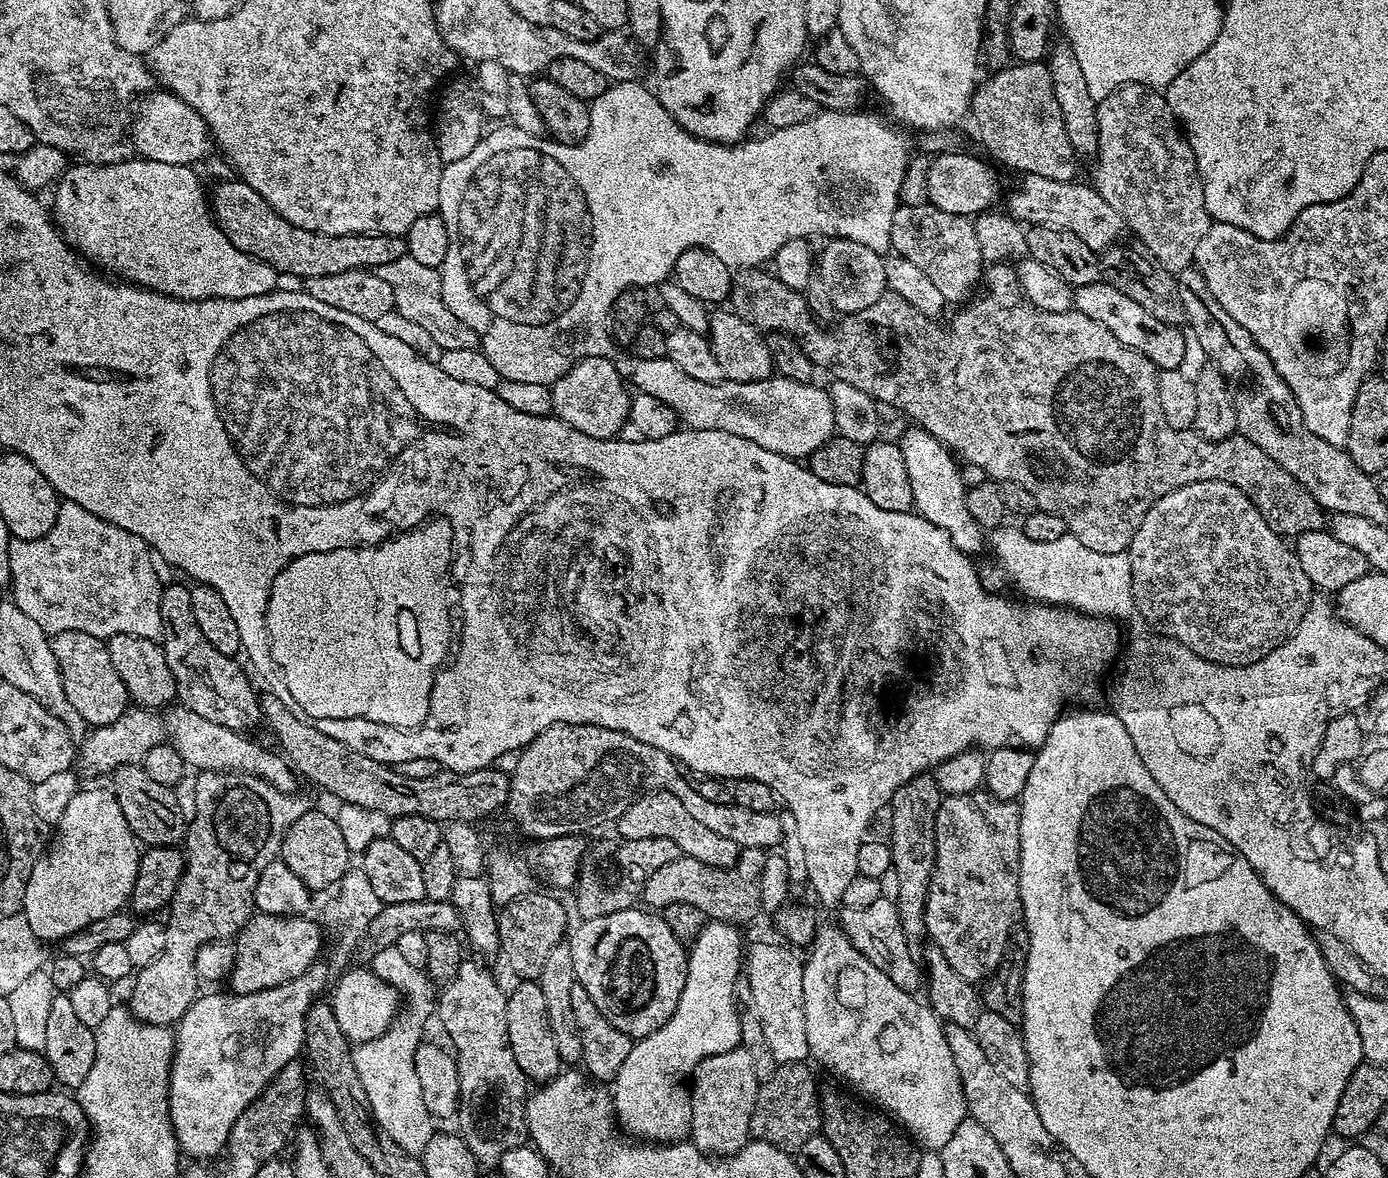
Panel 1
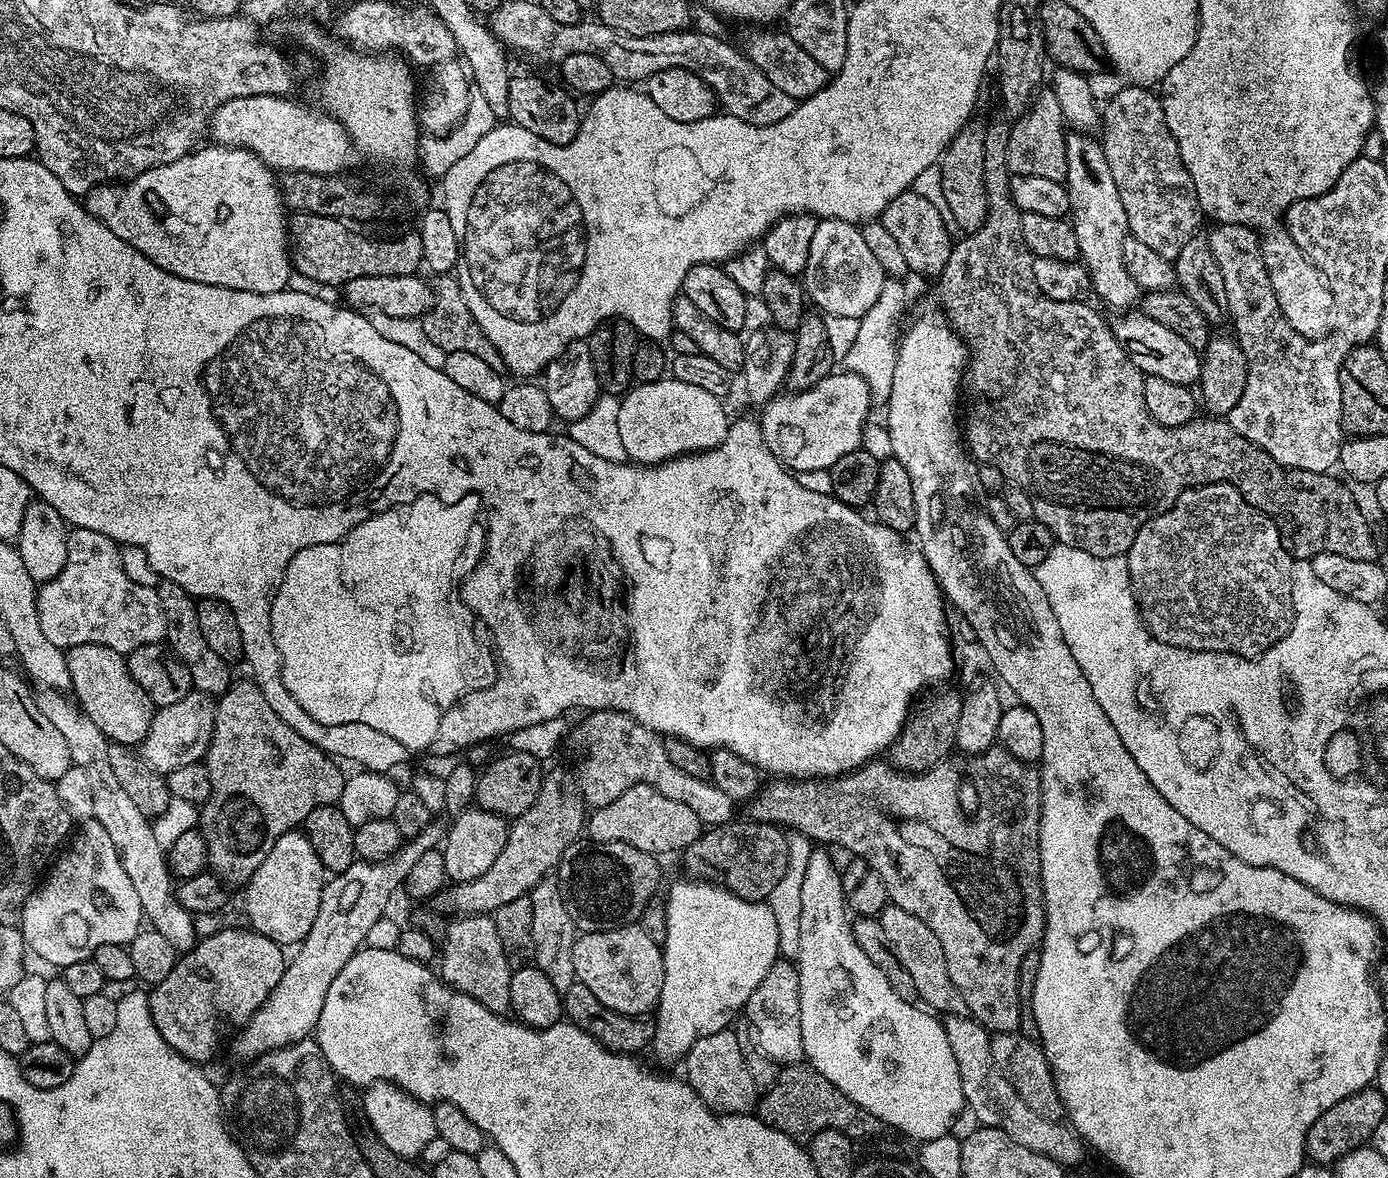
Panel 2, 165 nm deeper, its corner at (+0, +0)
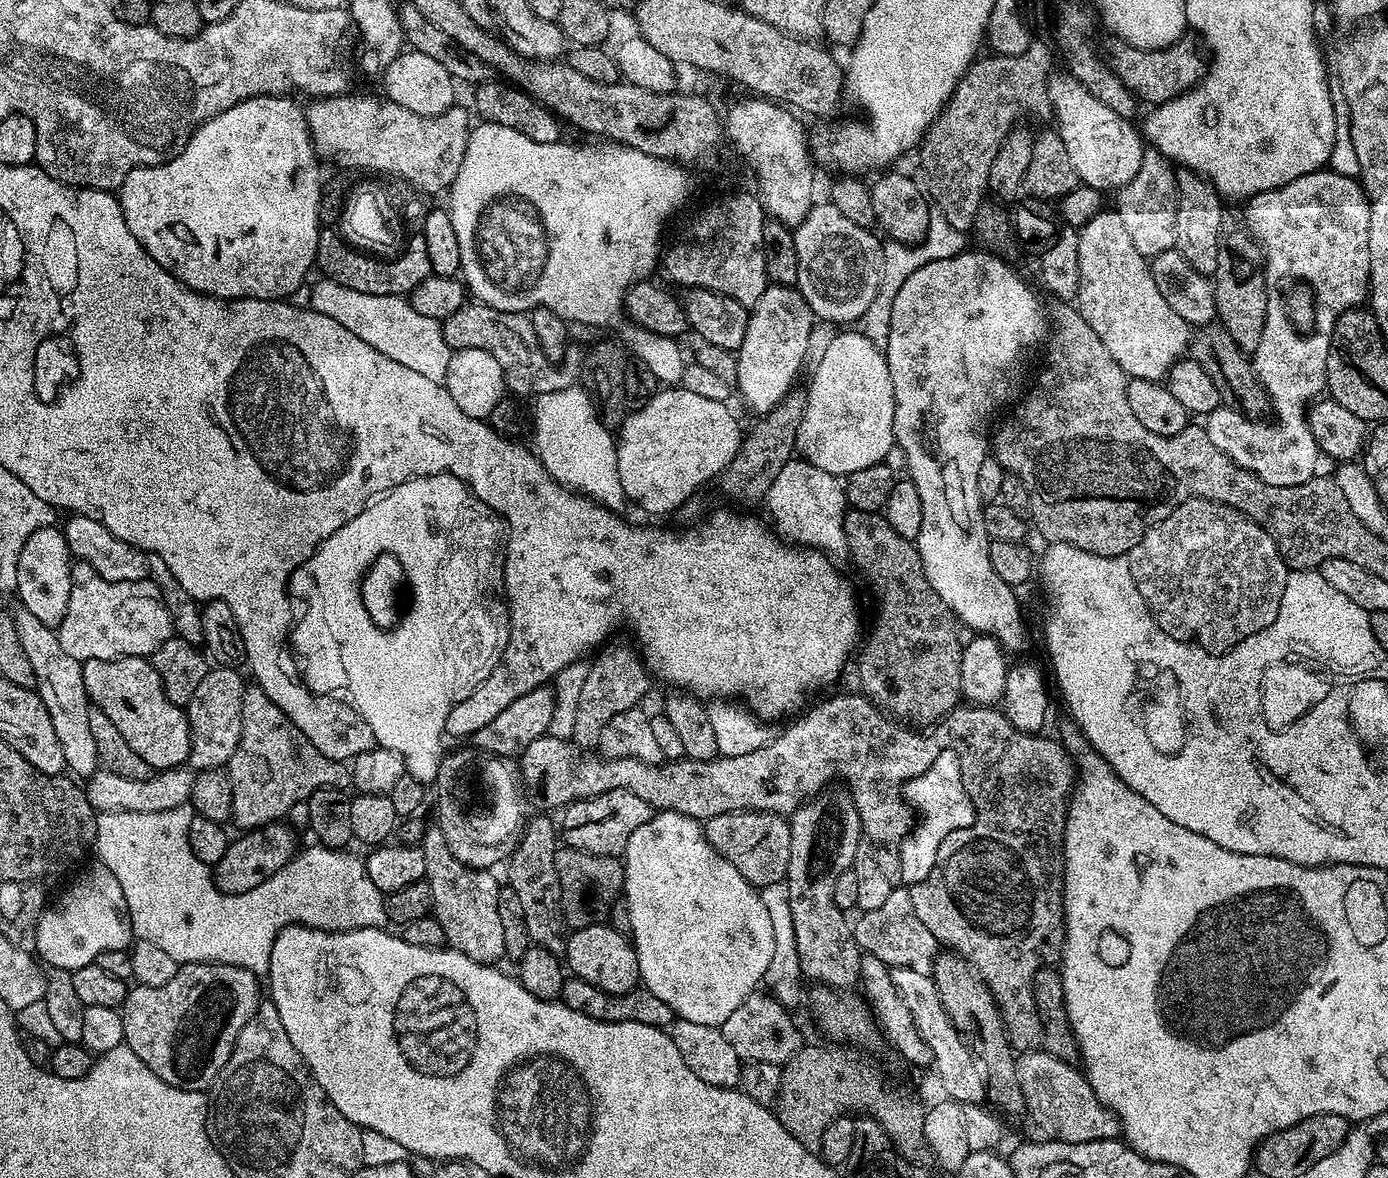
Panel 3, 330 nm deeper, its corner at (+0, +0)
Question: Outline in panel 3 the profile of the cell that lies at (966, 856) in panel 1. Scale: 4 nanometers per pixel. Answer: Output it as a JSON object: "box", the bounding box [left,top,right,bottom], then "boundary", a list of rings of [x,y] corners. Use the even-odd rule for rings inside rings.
{"box":[518,694,1078,1053],"boundary":[[[857,694],[857,696],[832,696],[829,700],[824,700],[821,704],[816,704],[812,709],[810,708],[799,718],[796,718],[801,718],[801,720],[794,721],[781,736],[773,735],[766,740],[764,745],[751,751],[750,754],[738,754],[737,757],[719,755],[715,760],[690,760],[683,758],[658,764],[647,764],[638,758],[614,758],[609,760],[601,758],[596,754],[589,754],[584,750],[581,751],[581,749],[569,743],[568,740],[550,735],[543,736],[534,742],[530,742],[530,746],[526,746],[526,750],[518,758],[522,788],[526,793],[527,803],[531,807],[533,804],[536,810],[552,810],[548,808],[560,810],[569,804],[575,804],[577,800],[588,800],[590,797],[597,796],[603,792],[629,788],[631,792],[638,794],[638,798],[642,798],[642,802],[646,802],[654,810],[677,812],[683,816],[689,816],[703,822],[714,818],[718,814],[726,814],[727,812],[776,812],[780,816],[788,818],[791,817],[793,812],[797,812],[800,809],[801,804],[818,795],[819,792],[825,791],[829,787],[828,780],[834,779],[835,776],[841,776],[845,780],[841,781],[851,789],[854,802],[858,806],[863,835],[881,849],[887,850],[887,848],[892,848],[895,859],[899,861],[904,856],[904,844],[908,844],[908,840],[916,834],[916,830],[922,828],[922,808],[910,798],[910,790],[906,790],[904,783],[907,780],[916,780],[919,776],[927,777],[931,773],[932,767],[940,760],[940,756],[946,754],[946,752],[952,752],[957,758],[963,759],[964,774],[967,774],[966,782],[983,782],[984,780],[984,789],[986,790],[978,790],[978,794],[971,794],[972,820],[970,820],[970,824],[958,826],[958,828],[950,830],[950,838],[944,844],[944,850],[942,852],[934,852],[932,864],[928,868],[928,876],[930,876],[928,882],[922,882],[922,887],[912,892],[914,907],[918,917],[922,918],[923,925],[930,930],[931,934],[934,934],[934,938],[945,949],[951,950],[956,955],[967,960],[972,965],[976,975],[991,990],[997,1006],[1000,1007],[1000,1013],[1004,1019],[1004,1028],[1008,1032],[1008,1040],[1012,1043],[1013,1049],[1017,1053],[1037,1051],[1042,1044],[1042,1018],[1038,1018],[1036,1007],[1034,1006],[1034,998],[1032,997],[1034,974],[1038,974],[1040,968],[1055,965],[1061,959],[1064,951],[1064,821],[1068,818],[1068,802],[1072,799],[1072,789],[1076,787],[1078,779],[1078,764],[1074,759],[1073,753],[1069,752],[1059,739],[1047,740],[1047,735],[1044,734],[1017,732],[1013,728],[1012,723],[1005,718],[1003,711],[999,707],[987,704],[961,703],[953,712],[948,713],[939,724],[935,725],[931,730],[925,731],[928,732],[925,736],[920,733],[923,731],[917,730],[915,727],[909,726],[895,718],[889,719],[885,713],[881,712],[863,694]],[[974,760],[984,760],[984,771],[976,768]]]}

